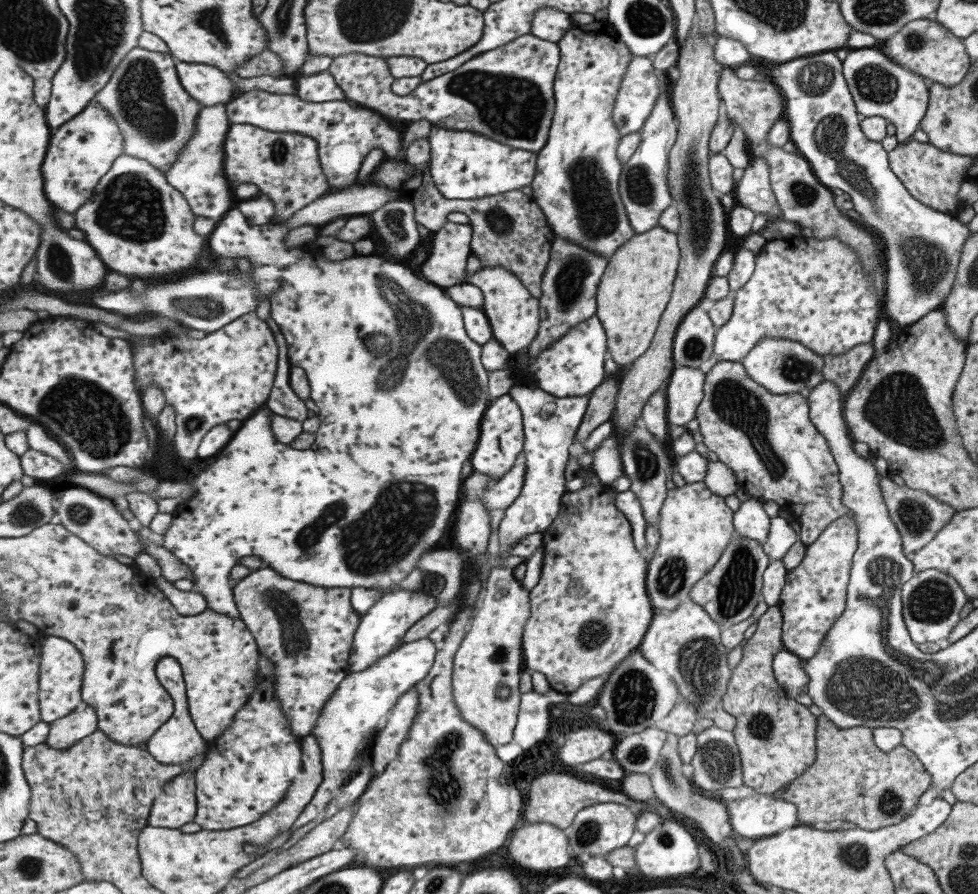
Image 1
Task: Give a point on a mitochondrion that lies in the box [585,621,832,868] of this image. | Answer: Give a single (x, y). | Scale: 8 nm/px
(699, 660)

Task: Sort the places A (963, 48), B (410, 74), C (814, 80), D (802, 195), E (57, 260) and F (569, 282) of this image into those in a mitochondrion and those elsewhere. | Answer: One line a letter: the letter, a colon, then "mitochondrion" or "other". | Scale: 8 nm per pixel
A: other
B: other
C: mitochondrion
D: mitochondrion
E: mitochondrion
F: mitochondrion

